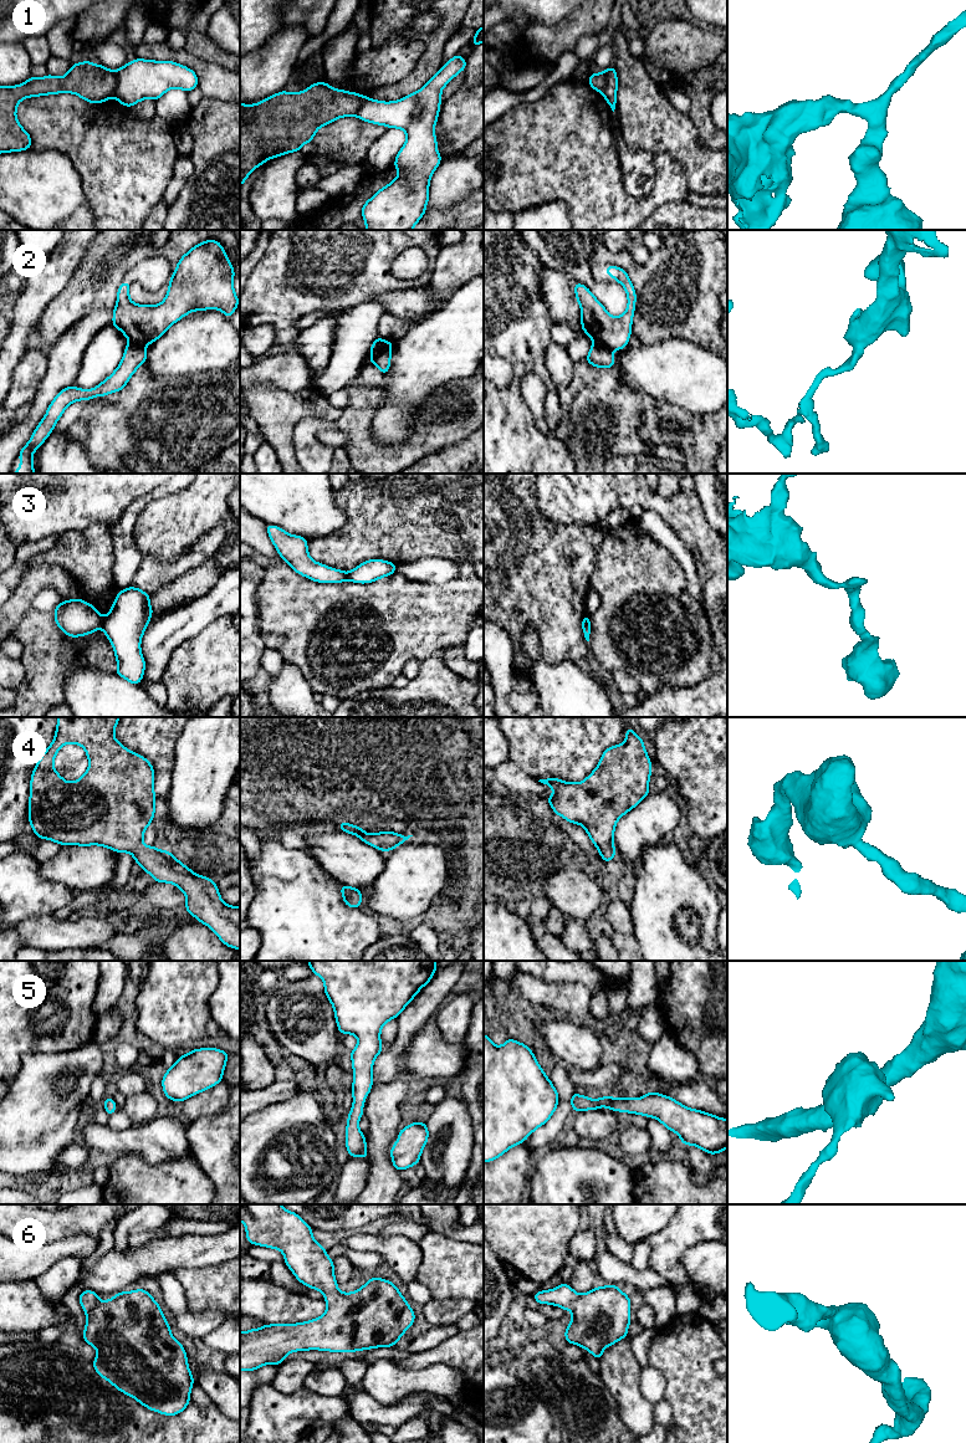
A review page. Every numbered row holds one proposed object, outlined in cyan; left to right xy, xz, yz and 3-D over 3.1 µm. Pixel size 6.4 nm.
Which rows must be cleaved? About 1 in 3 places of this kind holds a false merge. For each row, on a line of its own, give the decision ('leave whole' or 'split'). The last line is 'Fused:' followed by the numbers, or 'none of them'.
1: split
2: split
3: split
4: leave whole
5: leave whole
6: leave whole
Fused: 1, 2, 3

